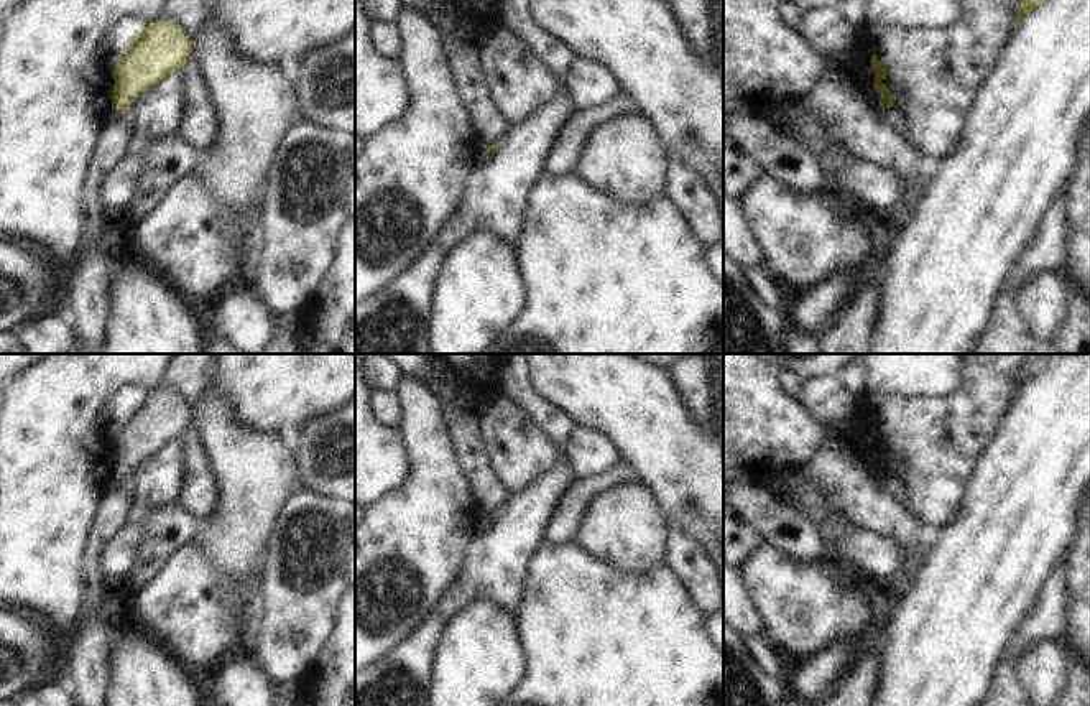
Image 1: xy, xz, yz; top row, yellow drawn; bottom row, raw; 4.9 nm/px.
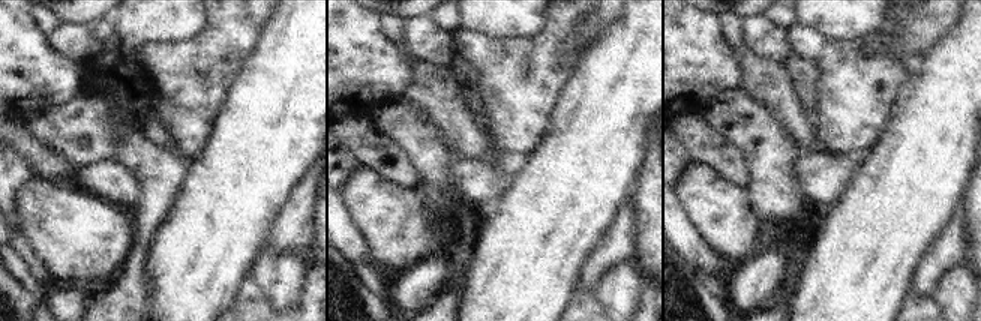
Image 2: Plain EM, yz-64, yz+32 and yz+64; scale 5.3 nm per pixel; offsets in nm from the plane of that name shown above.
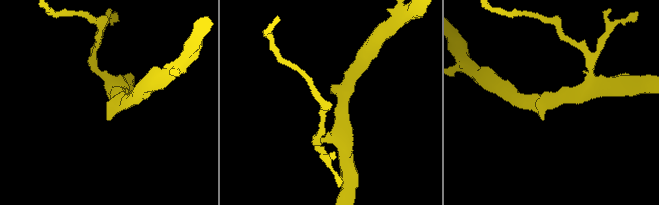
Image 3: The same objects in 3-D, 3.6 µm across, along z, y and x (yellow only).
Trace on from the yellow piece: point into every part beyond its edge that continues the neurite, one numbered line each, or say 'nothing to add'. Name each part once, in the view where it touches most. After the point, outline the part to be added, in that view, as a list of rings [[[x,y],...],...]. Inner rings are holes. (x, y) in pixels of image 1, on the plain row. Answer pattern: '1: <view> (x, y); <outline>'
1: yz (893, 486); [[[889,476],[883,481],[884,492],[893,495],[903,507],[906,504],[906,494],[903,482],[898,476]]]

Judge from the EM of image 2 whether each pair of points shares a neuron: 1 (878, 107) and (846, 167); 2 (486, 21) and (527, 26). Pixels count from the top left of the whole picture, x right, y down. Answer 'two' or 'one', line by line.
1: two
2: one

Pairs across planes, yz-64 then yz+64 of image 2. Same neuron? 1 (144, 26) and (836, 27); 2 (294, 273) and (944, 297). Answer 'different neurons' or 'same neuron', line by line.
1: same neuron
2: same neuron

